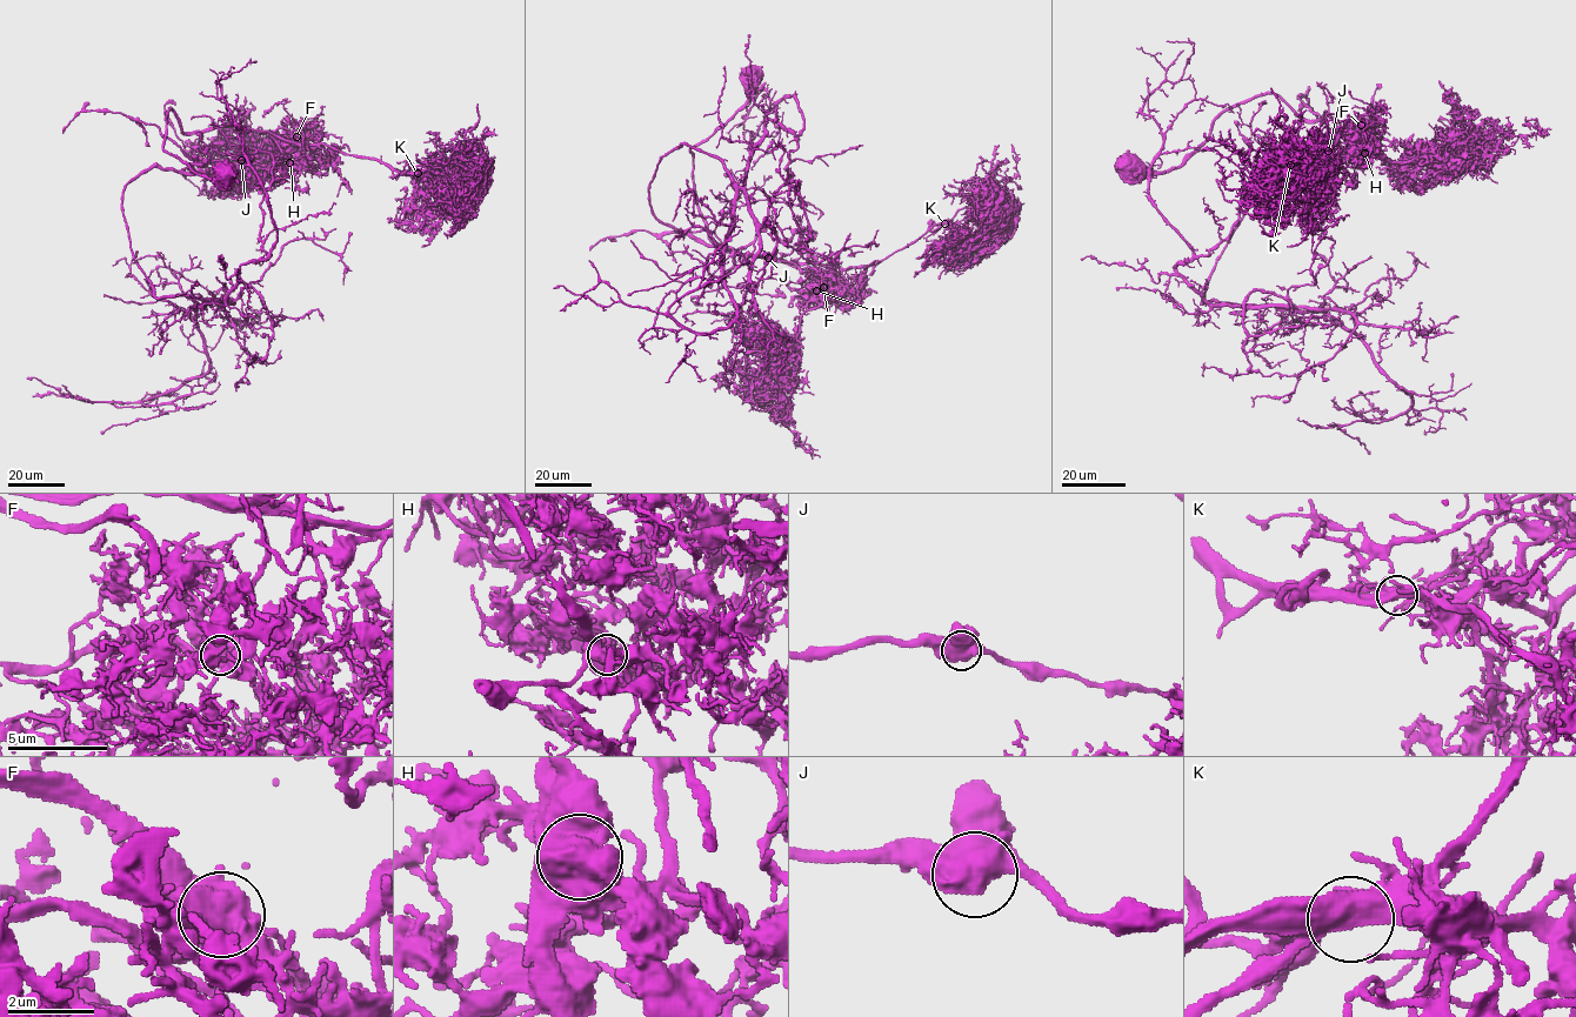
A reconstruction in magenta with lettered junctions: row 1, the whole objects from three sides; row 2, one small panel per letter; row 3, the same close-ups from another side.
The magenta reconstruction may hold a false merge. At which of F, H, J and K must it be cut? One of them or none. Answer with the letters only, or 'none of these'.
H

